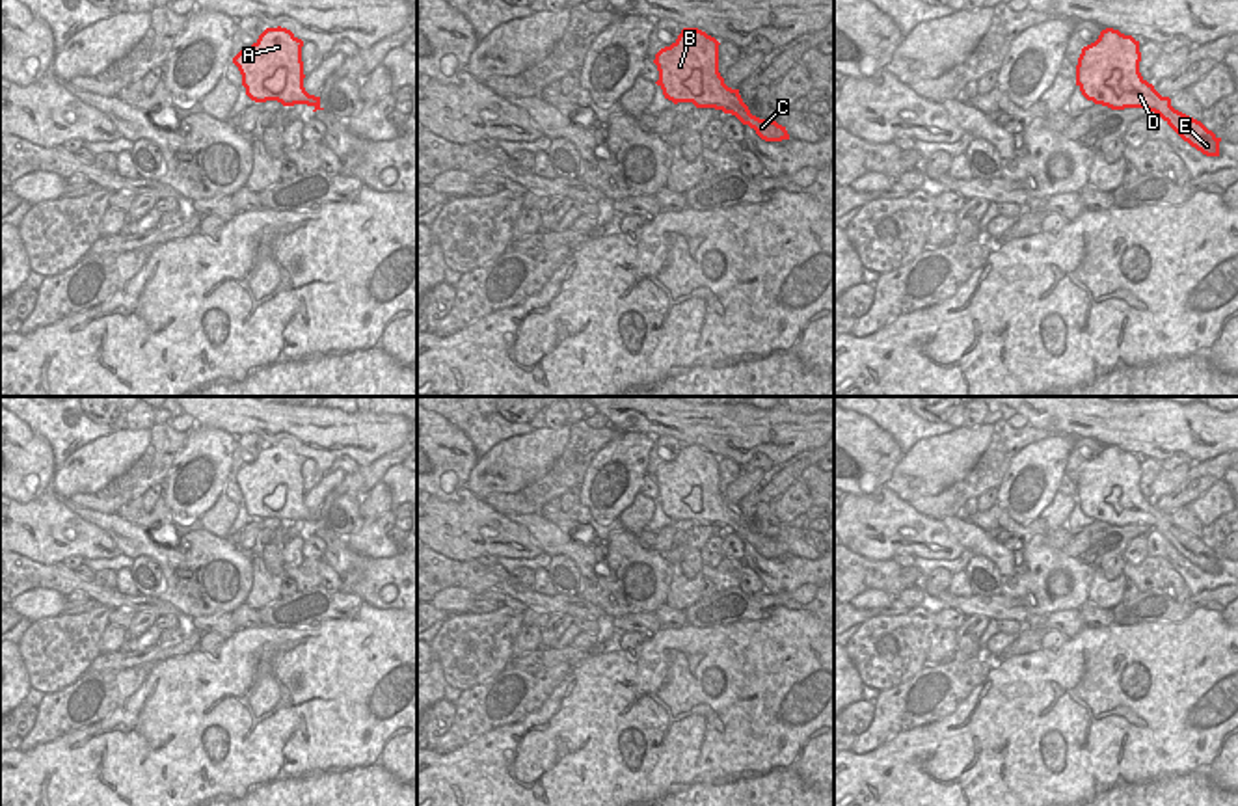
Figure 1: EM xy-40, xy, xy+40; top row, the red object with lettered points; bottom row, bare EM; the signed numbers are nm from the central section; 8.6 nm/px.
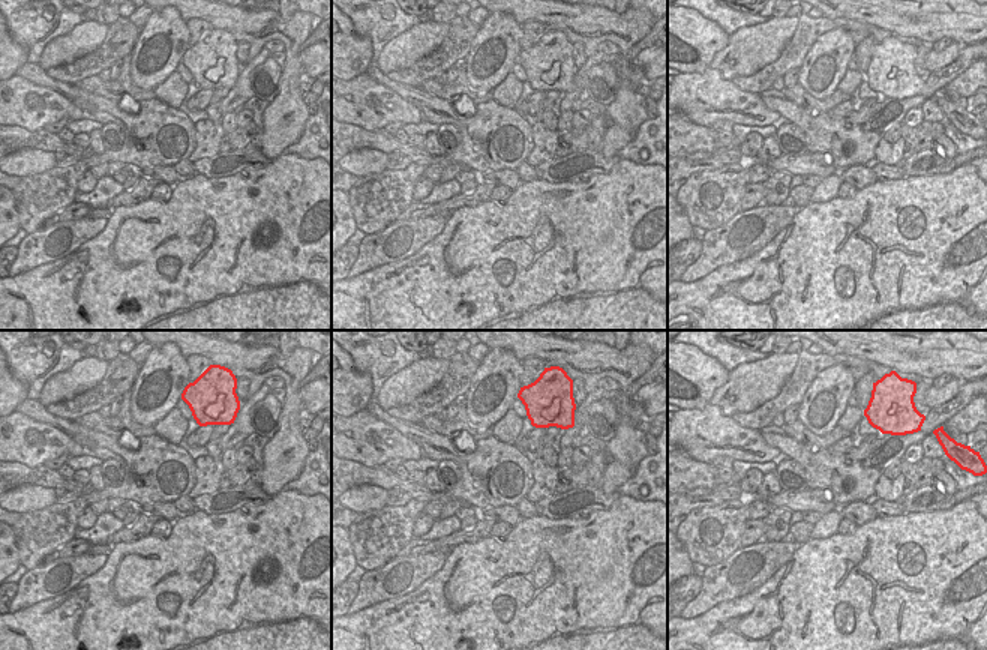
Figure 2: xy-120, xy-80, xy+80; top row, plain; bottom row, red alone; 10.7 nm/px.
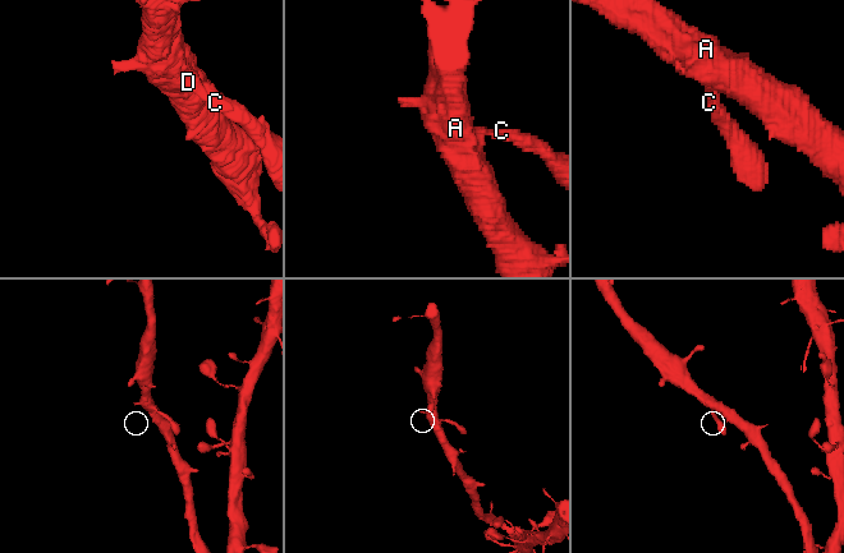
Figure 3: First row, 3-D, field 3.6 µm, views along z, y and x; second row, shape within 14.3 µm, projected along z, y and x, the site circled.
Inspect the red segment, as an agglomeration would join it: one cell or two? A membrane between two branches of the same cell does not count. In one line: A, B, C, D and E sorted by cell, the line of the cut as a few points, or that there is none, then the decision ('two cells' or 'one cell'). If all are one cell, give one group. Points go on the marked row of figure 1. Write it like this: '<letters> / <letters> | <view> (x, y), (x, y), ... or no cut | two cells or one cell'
A B C D E | no cut | one cell

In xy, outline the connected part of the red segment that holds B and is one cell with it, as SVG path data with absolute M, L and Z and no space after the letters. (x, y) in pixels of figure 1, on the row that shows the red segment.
M683 28L678 39L655 54L659 71L655 82L665 99L693 102L696 108L715 108L735 115L765 141L789 140L786 127L750 114L739 89L724 84L719 73L719 41L698 28Z

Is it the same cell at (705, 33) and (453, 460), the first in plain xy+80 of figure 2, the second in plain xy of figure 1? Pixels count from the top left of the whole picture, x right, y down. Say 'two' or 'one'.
one

